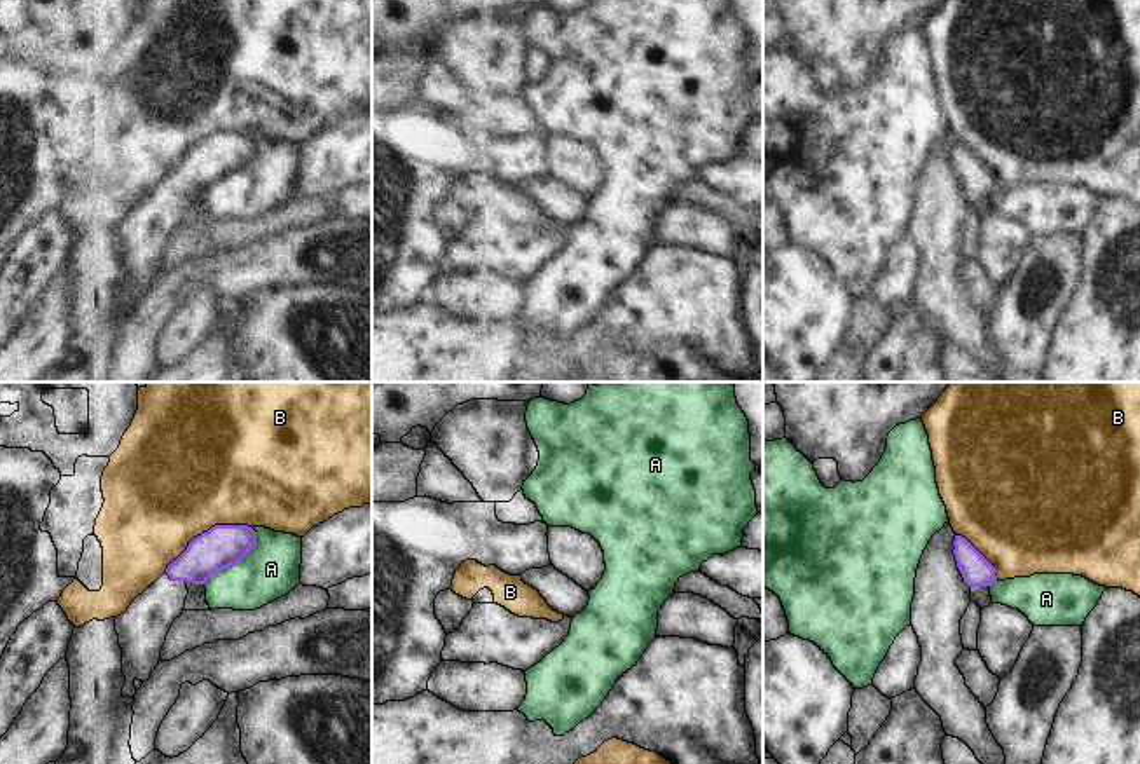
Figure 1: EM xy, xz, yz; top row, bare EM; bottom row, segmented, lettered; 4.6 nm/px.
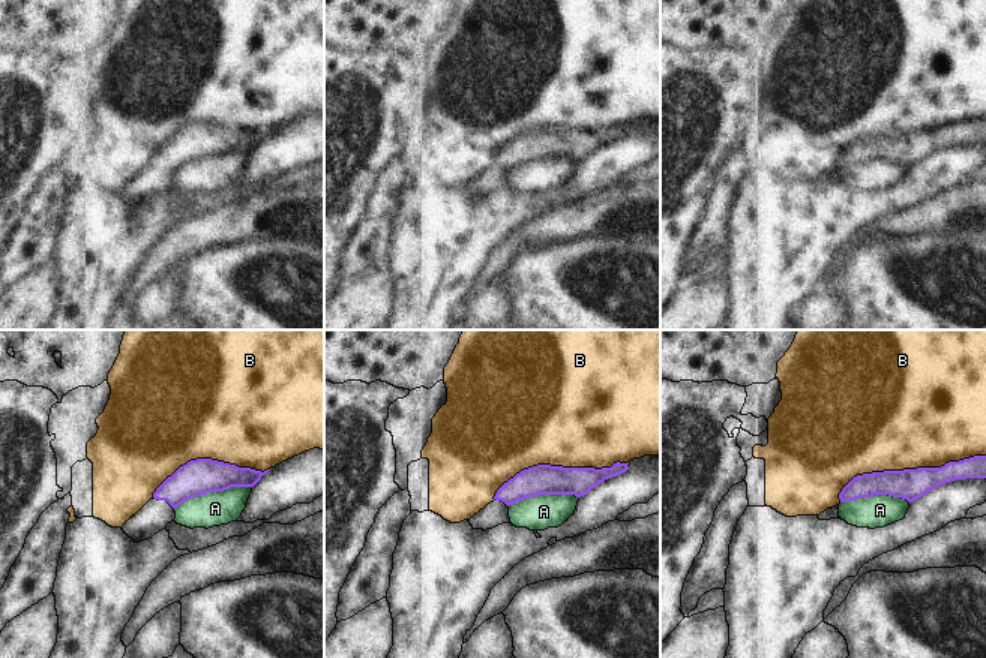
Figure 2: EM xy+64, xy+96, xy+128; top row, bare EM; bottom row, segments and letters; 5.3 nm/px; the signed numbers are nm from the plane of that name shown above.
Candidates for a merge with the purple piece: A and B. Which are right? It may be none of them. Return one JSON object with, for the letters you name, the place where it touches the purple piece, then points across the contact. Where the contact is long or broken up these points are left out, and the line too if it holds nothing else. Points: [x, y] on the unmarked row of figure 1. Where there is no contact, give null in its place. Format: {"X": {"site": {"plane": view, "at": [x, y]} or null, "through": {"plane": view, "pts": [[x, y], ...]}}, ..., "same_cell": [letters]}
{"same_cell": []}

